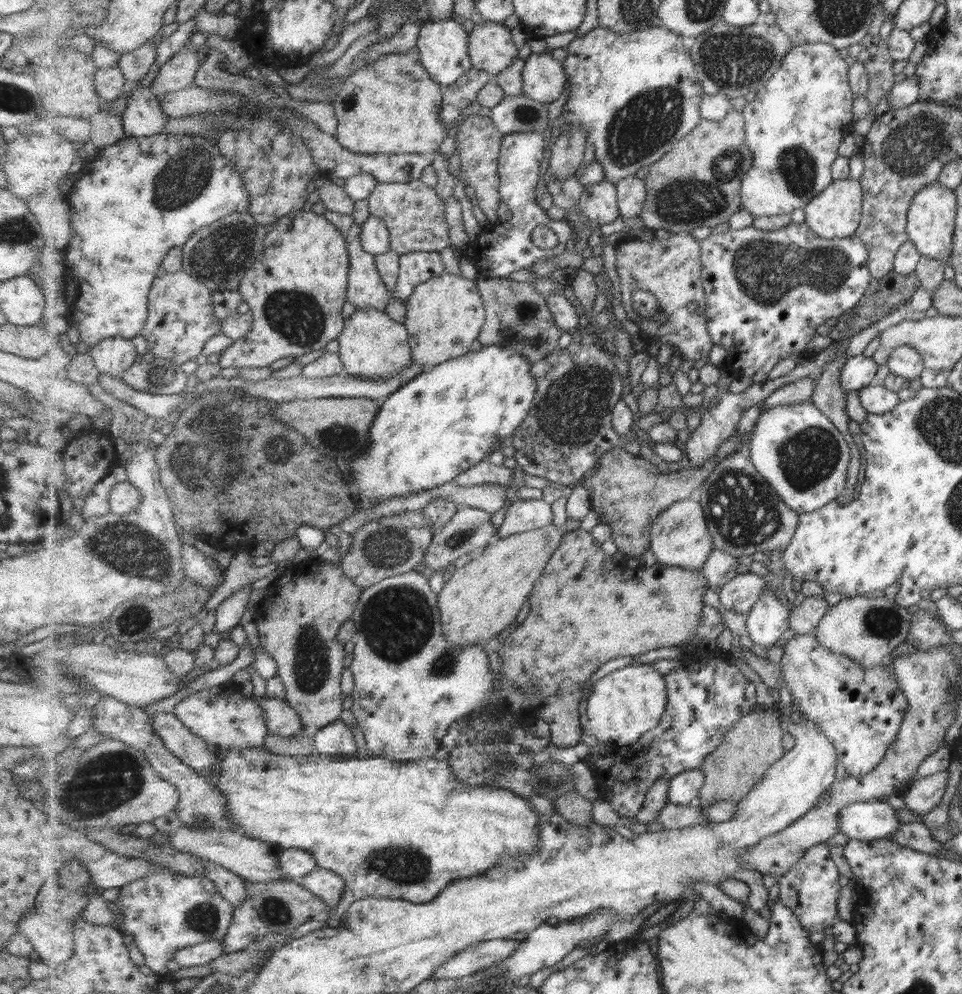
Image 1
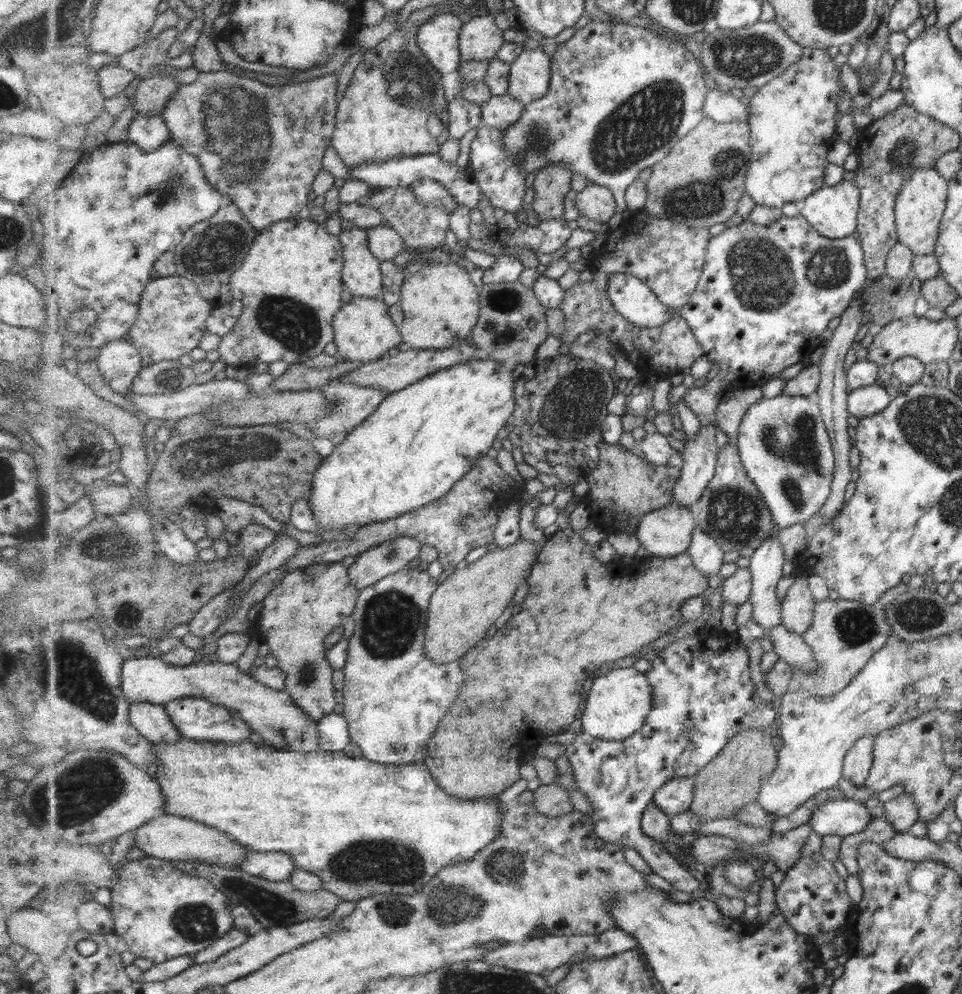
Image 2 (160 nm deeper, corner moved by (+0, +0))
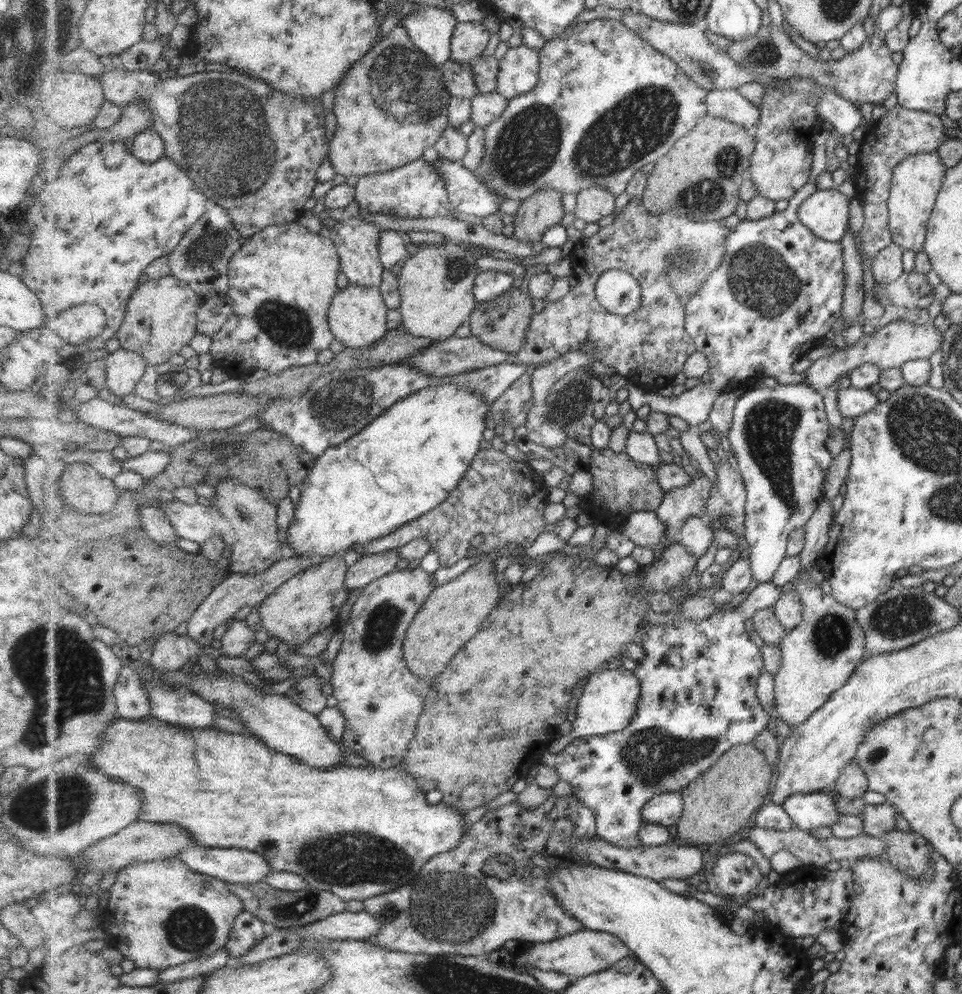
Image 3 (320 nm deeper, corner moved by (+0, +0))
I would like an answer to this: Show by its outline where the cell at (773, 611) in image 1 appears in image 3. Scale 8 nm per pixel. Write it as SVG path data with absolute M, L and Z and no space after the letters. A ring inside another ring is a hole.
M780 384L773 388L746 389L734 408L734 419L728 434L740 473L748 490L746 531L743 539L750 547L749 560L754 578L772 582L776 570L788 554L788 542L796 529L809 523L823 498L823 482L834 456L827 442L830 435L823 394L804 384Z

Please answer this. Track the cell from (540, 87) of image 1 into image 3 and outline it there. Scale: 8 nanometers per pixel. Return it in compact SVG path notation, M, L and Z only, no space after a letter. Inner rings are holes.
M525 45L511 47L500 58L497 92L508 99L531 92L540 79L540 52Z

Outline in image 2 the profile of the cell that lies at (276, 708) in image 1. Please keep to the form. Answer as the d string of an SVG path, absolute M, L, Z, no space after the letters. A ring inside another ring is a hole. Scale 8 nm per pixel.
M154 653L140 658L128 654L122 674L122 689L131 703L149 701L164 705L183 697L201 697L239 713L254 732L277 750L307 753L320 749L318 722L311 720L287 691L263 684L251 674L243 673L236 664L217 660L216 663L178 667Z

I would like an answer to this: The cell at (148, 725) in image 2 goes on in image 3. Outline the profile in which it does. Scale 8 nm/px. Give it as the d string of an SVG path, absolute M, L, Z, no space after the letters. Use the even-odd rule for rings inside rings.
M127 661L119 671L114 686L117 709L120 717L127 720L147 720L153 718L153 709L147 691L143 687L140 674L133 661Z

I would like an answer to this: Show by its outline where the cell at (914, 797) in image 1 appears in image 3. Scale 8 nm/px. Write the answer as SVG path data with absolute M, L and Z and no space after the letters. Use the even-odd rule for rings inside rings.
M887 802L885 804L863 805L858 814L862 822L862 834L881 837L882 834L895 829L895 813L897 812L891 805Z

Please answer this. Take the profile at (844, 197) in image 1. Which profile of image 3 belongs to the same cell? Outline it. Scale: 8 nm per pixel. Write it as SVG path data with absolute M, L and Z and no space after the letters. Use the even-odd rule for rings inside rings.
M837 188L812 192L801 203L798 210L801 222L806 224L817 237L838 242L845 234L847 224L847 196Z

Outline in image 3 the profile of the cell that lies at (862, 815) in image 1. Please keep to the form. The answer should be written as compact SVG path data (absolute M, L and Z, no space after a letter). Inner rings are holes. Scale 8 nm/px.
M824 793L794 794L789 796L783 804L783 808L793 819L795 826L806 831L817 830L837 822L841 814L837 812L836 796L825 795Z

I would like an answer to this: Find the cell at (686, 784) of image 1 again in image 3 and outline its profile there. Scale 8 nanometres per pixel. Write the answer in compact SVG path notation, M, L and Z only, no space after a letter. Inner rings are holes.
M666 792L655 795L646 804L642 817L644 822L661 824L674 828L679 824L684 811L684 798L680 792Z

